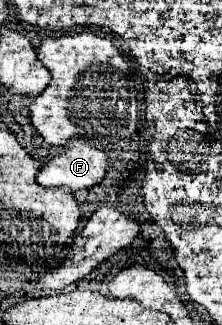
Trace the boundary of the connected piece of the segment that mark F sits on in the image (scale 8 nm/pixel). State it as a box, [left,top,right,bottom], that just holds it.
[37,140,107,192]

